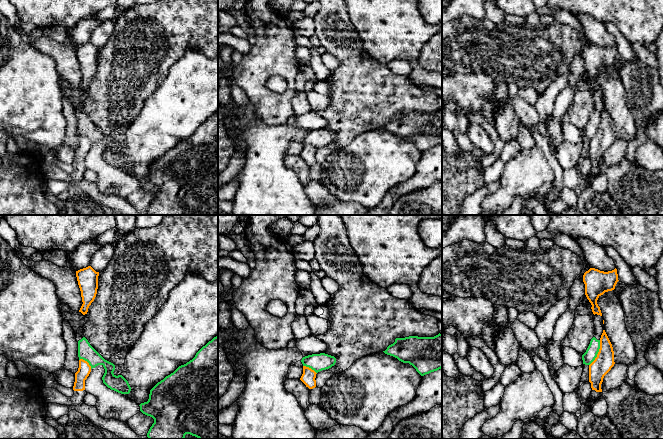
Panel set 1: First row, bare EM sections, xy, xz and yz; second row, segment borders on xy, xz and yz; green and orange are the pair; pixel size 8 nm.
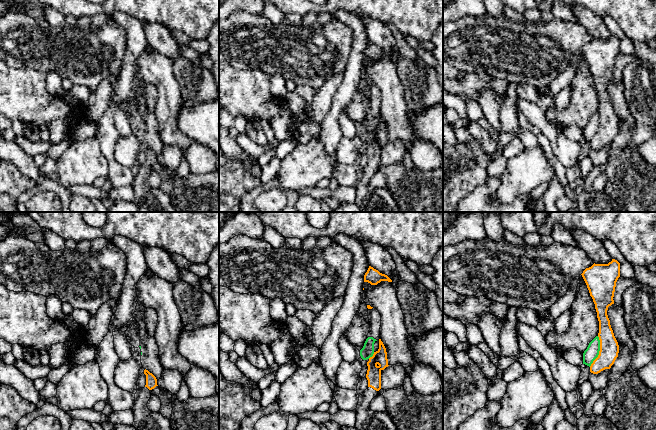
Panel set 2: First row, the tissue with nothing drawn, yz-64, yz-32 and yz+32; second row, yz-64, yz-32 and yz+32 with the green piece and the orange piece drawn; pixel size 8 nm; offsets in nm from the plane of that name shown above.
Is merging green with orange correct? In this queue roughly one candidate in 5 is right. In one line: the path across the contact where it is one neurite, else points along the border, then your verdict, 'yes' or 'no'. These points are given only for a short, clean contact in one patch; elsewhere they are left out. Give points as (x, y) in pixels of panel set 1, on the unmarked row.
along yz (600, 116), (597, 132), (589, 141) | no

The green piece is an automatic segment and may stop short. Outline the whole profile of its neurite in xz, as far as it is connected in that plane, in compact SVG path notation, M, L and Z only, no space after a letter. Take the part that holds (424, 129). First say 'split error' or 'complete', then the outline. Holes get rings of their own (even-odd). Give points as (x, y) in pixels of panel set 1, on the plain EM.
complete; M442 110L396 114L383 128L403 139L409 139L424 152L442 144Z

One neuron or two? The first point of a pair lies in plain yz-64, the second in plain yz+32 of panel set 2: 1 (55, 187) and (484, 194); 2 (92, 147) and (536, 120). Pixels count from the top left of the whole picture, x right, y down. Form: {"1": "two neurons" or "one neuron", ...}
{"1": "one neuron", "2": "two neurons"}

